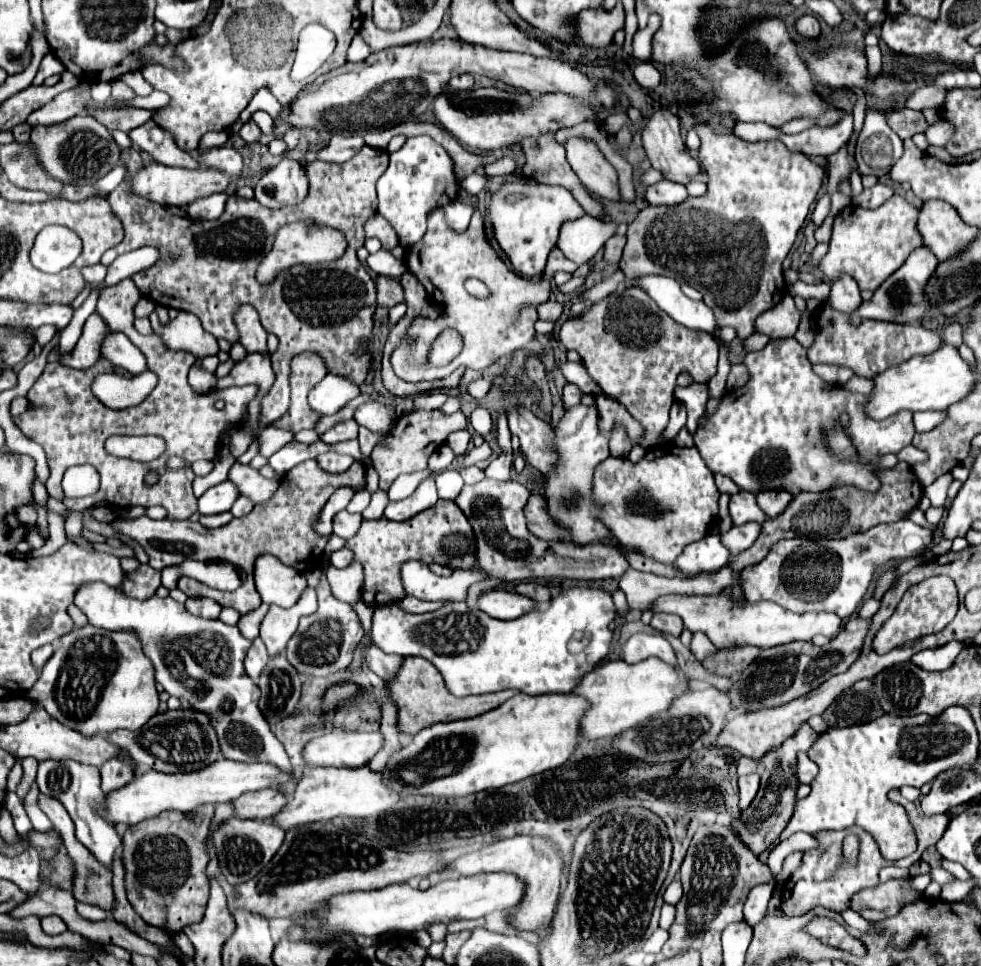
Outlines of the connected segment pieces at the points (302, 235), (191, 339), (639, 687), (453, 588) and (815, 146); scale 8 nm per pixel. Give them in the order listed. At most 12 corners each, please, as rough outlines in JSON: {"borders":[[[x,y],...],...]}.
{"borders":[[[291,223],[277,231],[257,279],[279,269],[323,263],[343,255],[347,243],[331,227]],[[179,311],[163,325],[149,315],[153,331],[171,349],[215,355],[217,339],[192,313]],[[661,659],[607,661],[575,689],[585,739],[667,711],[689,677]],[[407,561],[401,579],[421,601],[463,601],[467,587],[485,579],[455,569],[439,577],[421,561]],[[845,115],[835,127],[811,127],[779,139],[793,153],[833,155],[853,131]]]}

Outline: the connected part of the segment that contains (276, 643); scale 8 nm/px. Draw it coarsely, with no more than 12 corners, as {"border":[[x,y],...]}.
{"border":[[309,587],[289,609],[271,605],[261,639],[271,657],[283,653],[299,619],[317,611]]}

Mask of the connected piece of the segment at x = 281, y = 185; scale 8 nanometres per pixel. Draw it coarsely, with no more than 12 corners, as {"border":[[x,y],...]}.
{"border":[[283,159],[257,181],[263,207],[283,209],[307,195],[303,165]]}

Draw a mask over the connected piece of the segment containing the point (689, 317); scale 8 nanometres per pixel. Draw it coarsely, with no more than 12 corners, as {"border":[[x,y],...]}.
{"border":[[645,275],[627,285],[643,289],[669,317],[713,333],[713,311],[691,301],[679,283]]}

